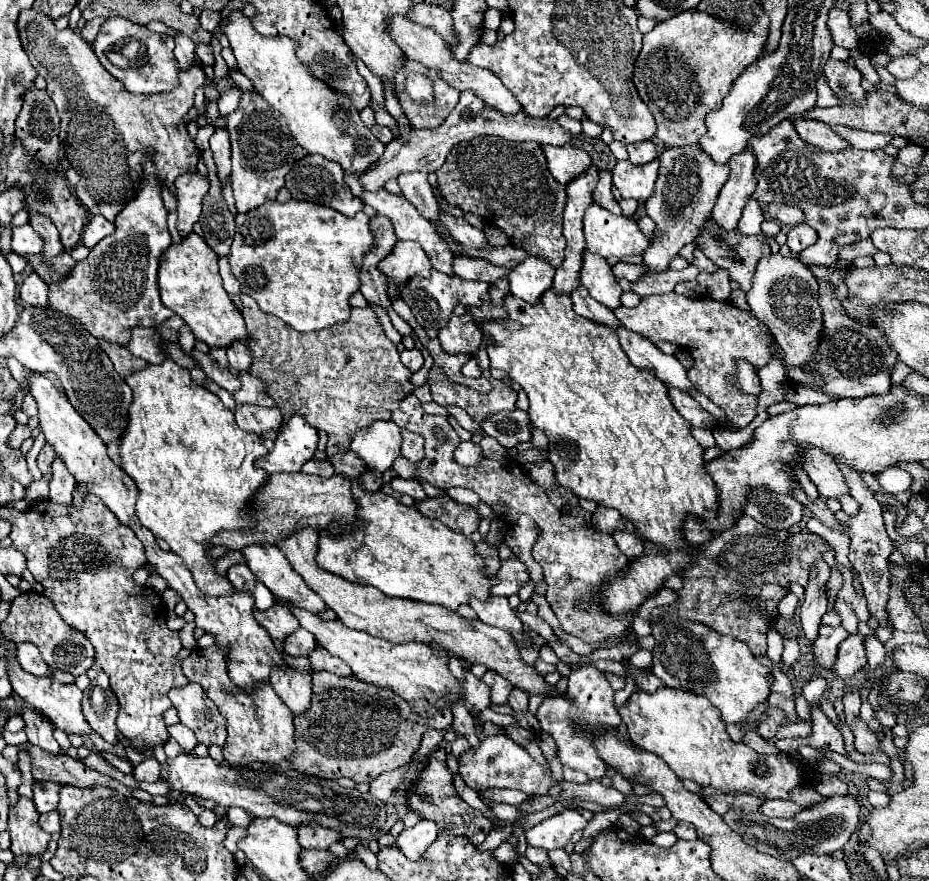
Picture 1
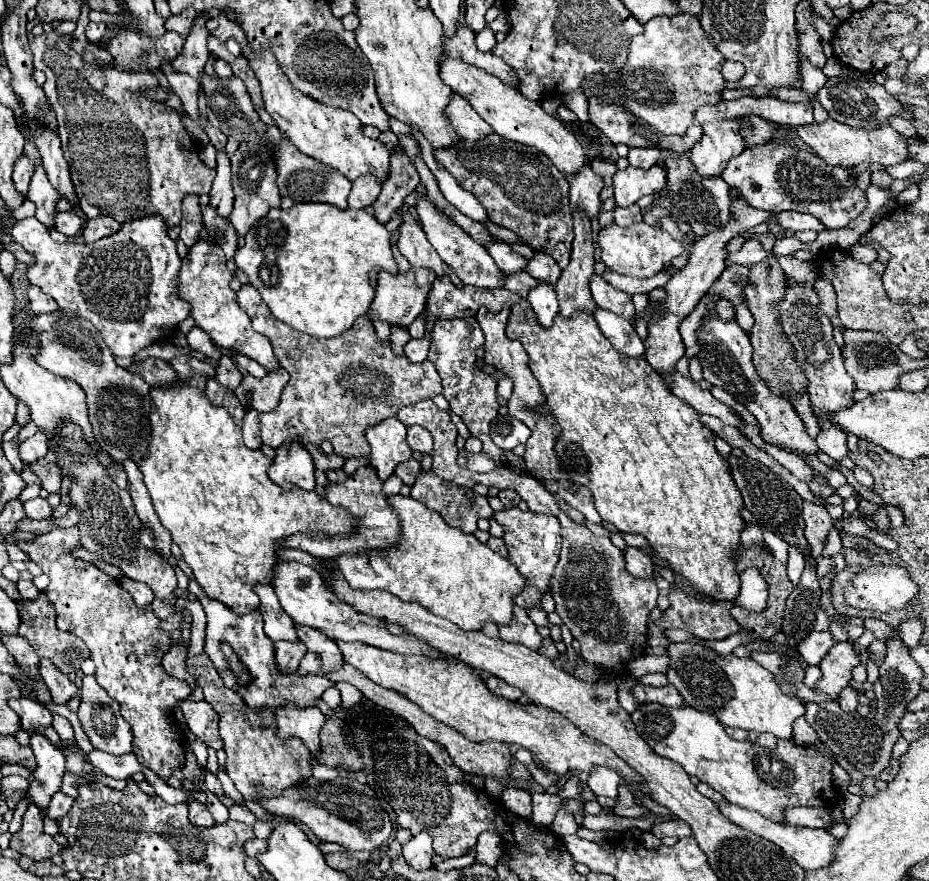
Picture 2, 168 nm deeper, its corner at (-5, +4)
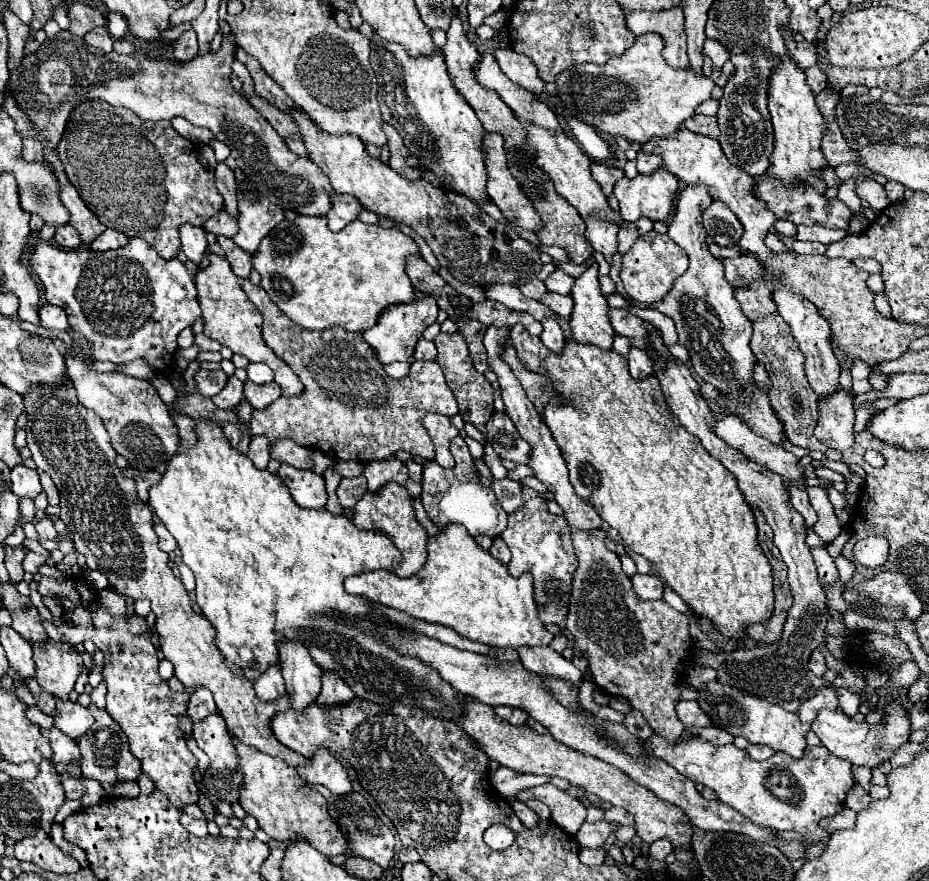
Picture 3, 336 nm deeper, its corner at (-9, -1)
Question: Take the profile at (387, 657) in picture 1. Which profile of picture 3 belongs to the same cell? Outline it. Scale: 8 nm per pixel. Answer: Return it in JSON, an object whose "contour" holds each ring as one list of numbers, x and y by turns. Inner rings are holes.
{"contour":[[460,696,458,702,460,702,460,714,454,714,450,718,450,722,460,726,462,732,470,740,474,740,474,744,478,748,482,748,482,752,486,752,490,760,496,760,502,766,508,766,516,772,548,774,548,776,564,778,564,780,572,782,574,786,582,786,586,792,600,796,602,800,610,802,612,806,622,806,624,810,628,810,628,814,634,816,636,832,644,842,652,844,658,838,668,838,674,844,674,848,678,848,678,846,690,848,690,838,692,838,690,818,686,818,686,814,678,806,674,806,666,800,660,800,652,790,630,780,630,776,626,776,620,768,616,768,600,758,582,754,570,746,564,746,562,742,554,740,554,736,550,736,550,732,538,734,534,728,530,728,526,724,512,726,510,722,496,716,492,706,482,704,480,700,474,700,472,696]]}

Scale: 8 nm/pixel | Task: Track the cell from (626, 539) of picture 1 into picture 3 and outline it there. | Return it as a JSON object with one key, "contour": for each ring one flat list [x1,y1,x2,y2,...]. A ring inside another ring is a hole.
{"contour":[[634,574,632,584,634,584,634,592,642,600,658,600,658,598,662,598,662,582,656,576]]}

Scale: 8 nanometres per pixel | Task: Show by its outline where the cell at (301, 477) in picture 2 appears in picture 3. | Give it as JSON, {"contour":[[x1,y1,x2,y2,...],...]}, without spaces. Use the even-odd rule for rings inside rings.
{"contour":[[282,464,278,468,278,476,302,508,322,508,326,504,328,496,324,488,324,478,320,474]]}

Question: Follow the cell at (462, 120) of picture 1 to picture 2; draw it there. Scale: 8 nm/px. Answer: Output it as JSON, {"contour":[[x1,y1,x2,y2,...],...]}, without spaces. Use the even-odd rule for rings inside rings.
{"contour":[[362,175,352,181,352,189,348,195,348,209,366,209,380,195,380,183,374,175]]}

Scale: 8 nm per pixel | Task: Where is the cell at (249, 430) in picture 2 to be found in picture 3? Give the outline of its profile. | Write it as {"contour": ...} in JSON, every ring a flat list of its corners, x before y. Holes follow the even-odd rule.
{"contour":[[252,436,248,456,258,468,266,468,270,462,270,444,264,440,264,436]]}

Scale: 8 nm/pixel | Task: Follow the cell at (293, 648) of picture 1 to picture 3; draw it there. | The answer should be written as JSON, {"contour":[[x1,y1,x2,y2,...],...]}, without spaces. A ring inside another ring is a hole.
{"contour":[[272,664,266,668,266,672,262,672,256,682,254,682,254,690,258,694,260,700,274,700,278,696,282,696,286,692,286,686,284,686,284,678,282,678,282,670,278,664]]}

